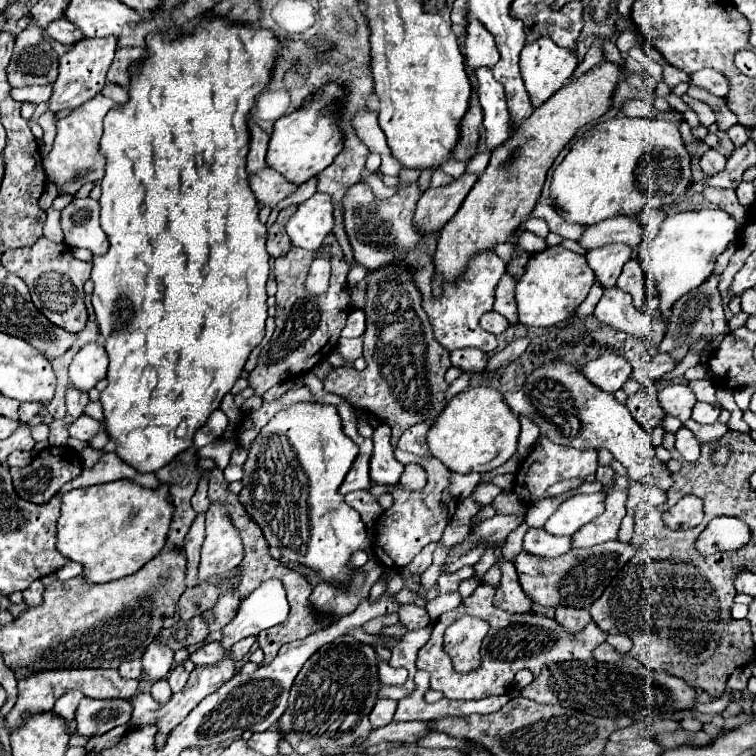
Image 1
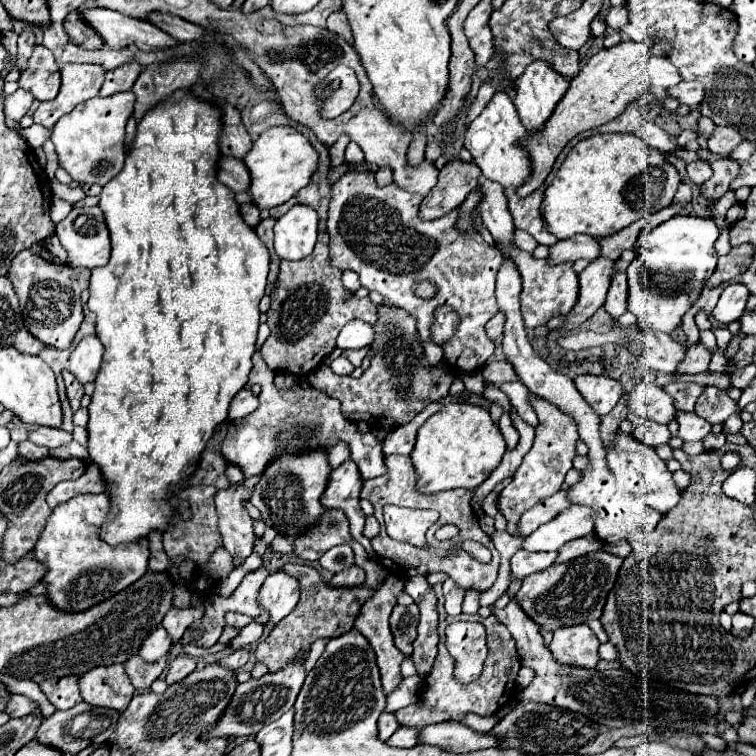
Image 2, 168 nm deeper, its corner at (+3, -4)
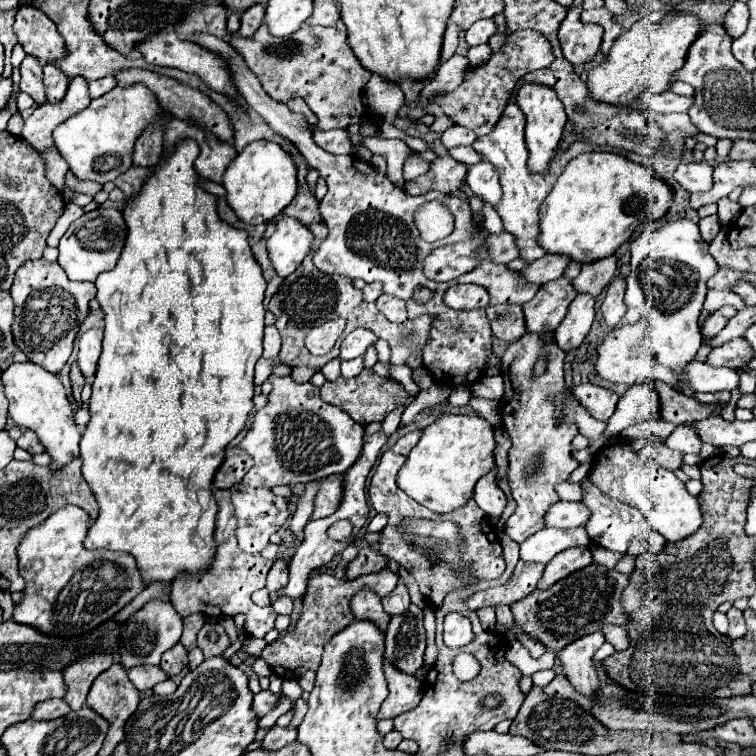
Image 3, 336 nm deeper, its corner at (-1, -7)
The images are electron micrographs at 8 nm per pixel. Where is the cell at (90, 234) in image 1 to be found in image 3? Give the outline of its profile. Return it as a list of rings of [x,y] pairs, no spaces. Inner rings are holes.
[[[97,208],[93,212],[83,214],[81,218],[77,218],[69,226],[69,230],[61,236],[57,262],[65,270],[69,280],[95,282],[95,278],[101,272],[115,268],[115,264],[125,248],[125,236],[127,236],[127,226],[125,226],[123,214],[113,208]]]

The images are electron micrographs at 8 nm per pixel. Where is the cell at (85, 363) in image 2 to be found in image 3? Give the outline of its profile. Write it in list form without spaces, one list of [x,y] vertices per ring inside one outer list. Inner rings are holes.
[[[91,328],[85,334],[79,336],[79,354],[77,354],[77,362],[81,366],[83,376],[91,382],[97,370],[97,362],[101,356],[101,342],[103,342],[103,330],[101,328]]]

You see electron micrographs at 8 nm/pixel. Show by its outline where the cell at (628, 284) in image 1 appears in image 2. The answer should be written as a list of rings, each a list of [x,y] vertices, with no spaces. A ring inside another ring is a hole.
[[[615,273],[611,279],[611,287],[607,293],[605,309],[611,317],[621,317],[627,311],[628,283],[625,273]]]

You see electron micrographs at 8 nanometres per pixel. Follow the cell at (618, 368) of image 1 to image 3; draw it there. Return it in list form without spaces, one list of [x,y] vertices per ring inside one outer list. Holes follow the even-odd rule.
[[[581,384],[581,386],[573,388],[571,392],[573,392],[573,398],[577,398],[577,402],[595,420],[601,420],[601,422],[607,422],[611,418],[611,414],[615,412],[617,400],[619,400],[619,396],[615,392],[595,386],[595,384]]]

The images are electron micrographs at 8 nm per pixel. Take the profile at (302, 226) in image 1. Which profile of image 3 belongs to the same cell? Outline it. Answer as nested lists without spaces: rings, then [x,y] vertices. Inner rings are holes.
[[[281,216],[277,220],[277,230],[267,240],[269,262],[275,274],[287,278],[291,272],[295,272],[301,260],[309,254],[311,242],[311,232],[303,224],[299,224],[293,218]]]

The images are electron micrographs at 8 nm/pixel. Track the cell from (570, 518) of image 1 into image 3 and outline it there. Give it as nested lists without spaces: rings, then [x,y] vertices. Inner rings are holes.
[[[543,528],[519,544],[521,560],[547,564],[555,554],[573,546],[589,546],[589,542],[591,540],[585,528],[573,528],[573,530]]]

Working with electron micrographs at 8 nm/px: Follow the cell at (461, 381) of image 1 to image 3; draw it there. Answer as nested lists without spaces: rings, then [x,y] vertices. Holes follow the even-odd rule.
[[[421,430],[409,432],[407,436],[399,438],[399,440],[397,440],[397,444],[395,444],[391,450],[393,450],[393,452],[397,452],[397,454],[403,454],[403,456],[409,456],[411,448],[417,444],[417,440],[419,440],[419,438],[421,438]]]

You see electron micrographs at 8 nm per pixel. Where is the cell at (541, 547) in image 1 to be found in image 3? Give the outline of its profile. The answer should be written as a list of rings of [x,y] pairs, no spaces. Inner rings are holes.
[[[519,560],[511,580],[503,586],[497,586],[497,588],[489,588],[485,592],[477,592],[473,594],[467,604],[471,610],[477,610],[477,608],[485,608],[485,606],[491,606],[491,608],[497,608],[501,604],[507,604],[511,606],[513,602],[517,600],[523,600],[527,594],[531,594],[537,586],[537,580],[541,580],[541,572],[543,572],[543,564],[533,564],[533,562],[523,562]]]

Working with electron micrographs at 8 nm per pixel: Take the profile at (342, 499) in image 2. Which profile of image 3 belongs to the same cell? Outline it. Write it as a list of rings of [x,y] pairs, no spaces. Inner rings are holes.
[[[329,476],[329,478],[321,480],[311,520],[325,518],[325,516],[333,514],[337,510],[339,500],[341,500],[341,492],[343,492],[343,478],[341,476]]]

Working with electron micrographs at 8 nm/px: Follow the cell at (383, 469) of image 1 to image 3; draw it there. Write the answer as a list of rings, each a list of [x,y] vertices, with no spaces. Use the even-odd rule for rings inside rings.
[[[269,376],[269,382],[273,384],[269,402],[255,414],[251,430],[239,444],[255,460],[243,484],[297,486],[347,472],[361,456],[363,426],[349,420],[341,408],[323,402],[319,388],[311,382],[297,384],[291,376]]]

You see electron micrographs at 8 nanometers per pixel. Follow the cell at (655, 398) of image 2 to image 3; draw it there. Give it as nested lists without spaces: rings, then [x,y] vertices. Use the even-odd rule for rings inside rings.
[[[651,384],[631,386],[617,402],[613,416],[607,420],[605,438],[621,434],[627,426],[645,422],[649,418],[659,418],[659,396]]]

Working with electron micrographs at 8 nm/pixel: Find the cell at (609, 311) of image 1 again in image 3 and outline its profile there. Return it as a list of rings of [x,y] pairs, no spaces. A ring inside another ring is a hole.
[[[693,360],[689,368],[685,368],[685,376],[689,376],[689,382],[697,392],[731,392],[739,386],[739,374],[733,368],[713,368],[705,362]]]

